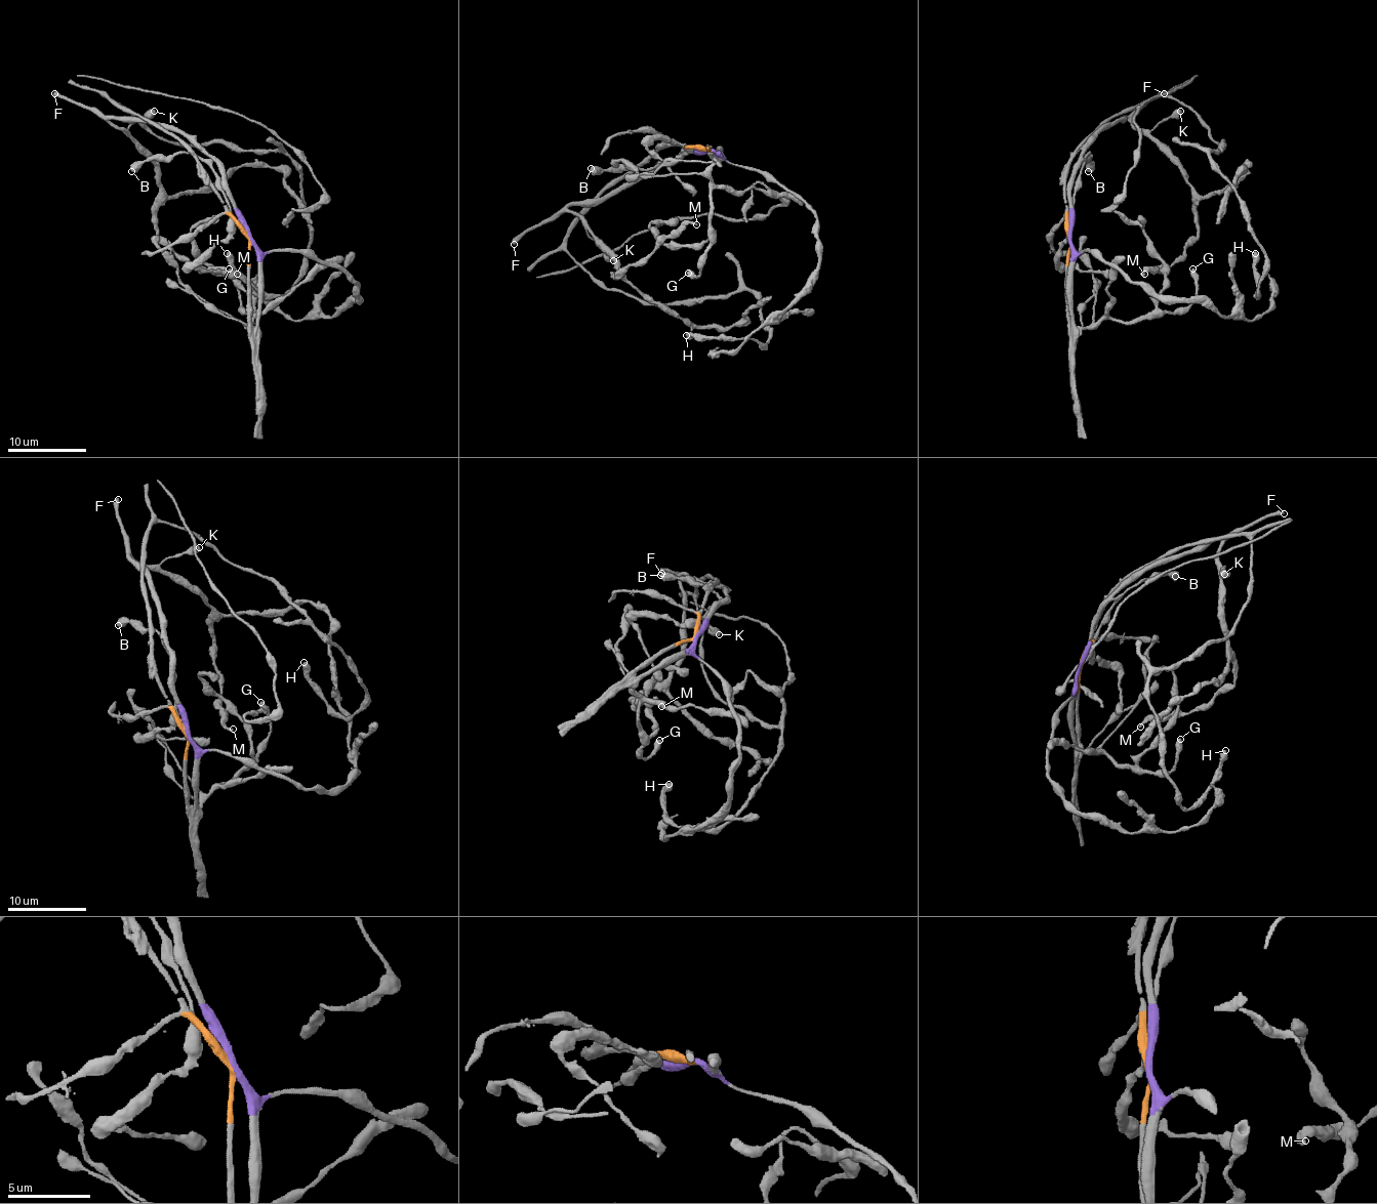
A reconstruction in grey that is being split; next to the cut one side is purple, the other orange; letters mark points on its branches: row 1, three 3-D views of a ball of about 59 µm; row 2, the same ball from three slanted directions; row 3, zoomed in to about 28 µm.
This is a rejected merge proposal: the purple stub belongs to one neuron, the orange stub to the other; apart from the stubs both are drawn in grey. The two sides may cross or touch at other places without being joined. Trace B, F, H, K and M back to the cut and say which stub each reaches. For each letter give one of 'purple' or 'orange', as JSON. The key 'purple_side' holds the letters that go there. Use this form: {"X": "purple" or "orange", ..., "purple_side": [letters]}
{"B": "purple", "F": "purple", "H": "orange", "K": "purple", "M": "purple", "purple_side": ["B", "F", "K", "M"]}

